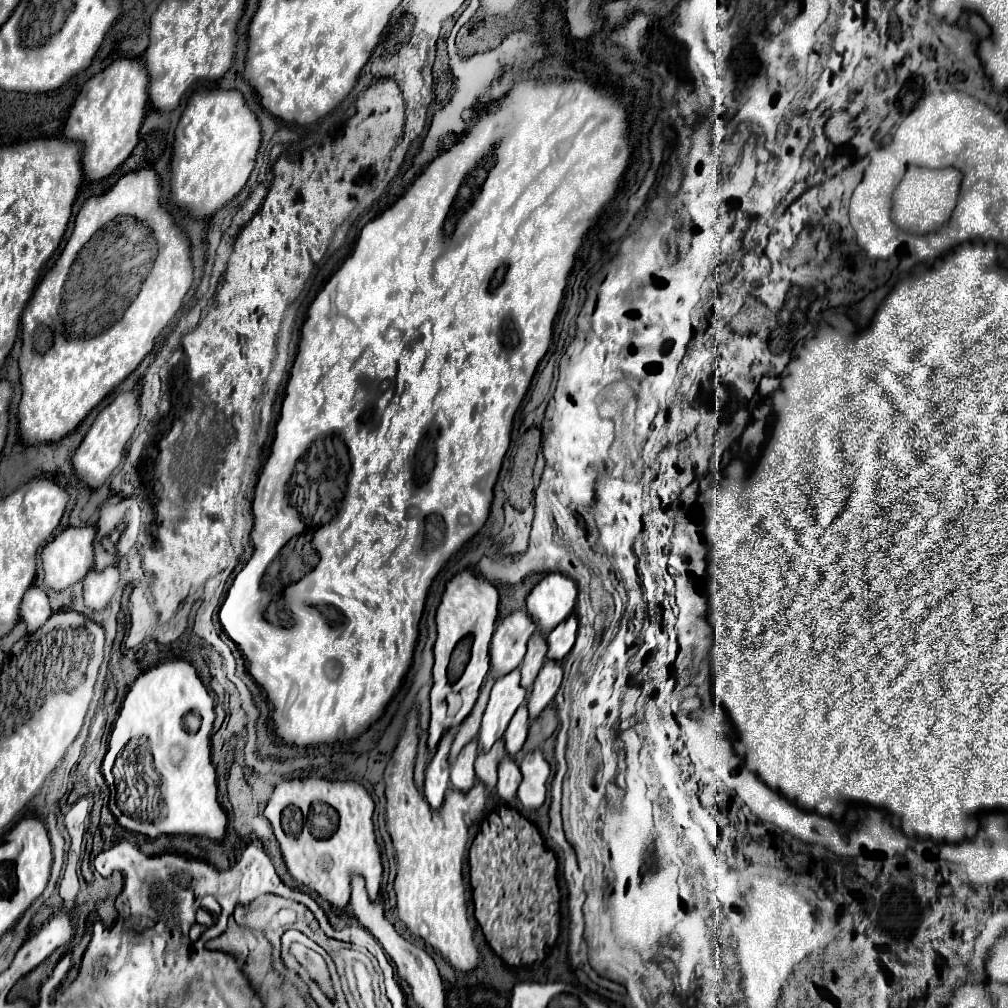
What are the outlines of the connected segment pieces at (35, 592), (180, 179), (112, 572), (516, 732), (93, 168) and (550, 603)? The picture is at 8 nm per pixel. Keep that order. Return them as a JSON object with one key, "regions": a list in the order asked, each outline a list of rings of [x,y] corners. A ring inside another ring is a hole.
{"regions":[[[[31,586],[21,602],[21,618],[27,624],[27,632],[35,632],[37,628],[41,628],[51,614],[53,612],[49,608],[49,598],[45,590],[41,590],[39,586]]],[[[237,90],[197,91],[187,102],[175,130],[171,160],[171,200],[199,216],[213,216],[249,180],[261,144],[261,126]]],[[[109,566],[101,572],[91,570],[83,580],[83,600],[91,610],[103,610],[113,598],[119,584],[119,572],[115,566]]],[[[521,704],[515,712],[515,716],[511,718],[505,734],[503,734],[503,740],[505,740],[505,748],[509,752],[509,756],[517,754],[527,738],[527,728],[529,728],[529,720],[527,720],[527,706]]],[[[133,58],[111,62],[101,74],[93,76],[75,98],[65,124],[65,136],[83,144],[83,172],[89,180],[103,180],[119,168],[139,142],[139,126],[147,110],[149,76],[145,64]]],[[[551,572],[527,596],[527,612],[539,622],[541,630],[549,634],[573,612],[575,600],[577,584],[561,572]]]]}

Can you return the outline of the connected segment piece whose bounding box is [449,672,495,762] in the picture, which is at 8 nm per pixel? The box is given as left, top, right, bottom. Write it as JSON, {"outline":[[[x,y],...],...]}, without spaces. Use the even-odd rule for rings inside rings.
{"outline":[[[489,672],[487,678],[485,678],[485,682],[483,682],[483,686],[481,686],[481,694],[479,694],[479,698],[477,698],[471,714],[465,718],[465,722],[461,722],[461,726],[459,726],[459,730],[457,730],[457,736],[455,736],[453,746],[451,746],[449,762],[453,762],[453,760],[457,758],[457,754],[461,752],[461,748],[463,748],[471,738],[477,736],[479,724],[481,724],[481,716],[483,716],[483,710],[485,710],[485,706],[487,706],[487,698],[489,698],[489,692],[491,692],[493,682],[495,682],[495,676]]]}

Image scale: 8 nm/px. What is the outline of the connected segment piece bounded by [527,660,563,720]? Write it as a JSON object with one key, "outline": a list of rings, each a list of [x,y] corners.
{"outline":[[[545,660],[535,684],[533,684],[533,690],[531,690],[531,696],[529,696],[529,718],[537,718],[541,714],[541,710],[553,700],[555,692],[559,690],[559,684],[561,684],[561,678],[563,678],[563,668],[561,668],[561,662],[555,662],[555,660]]]}

